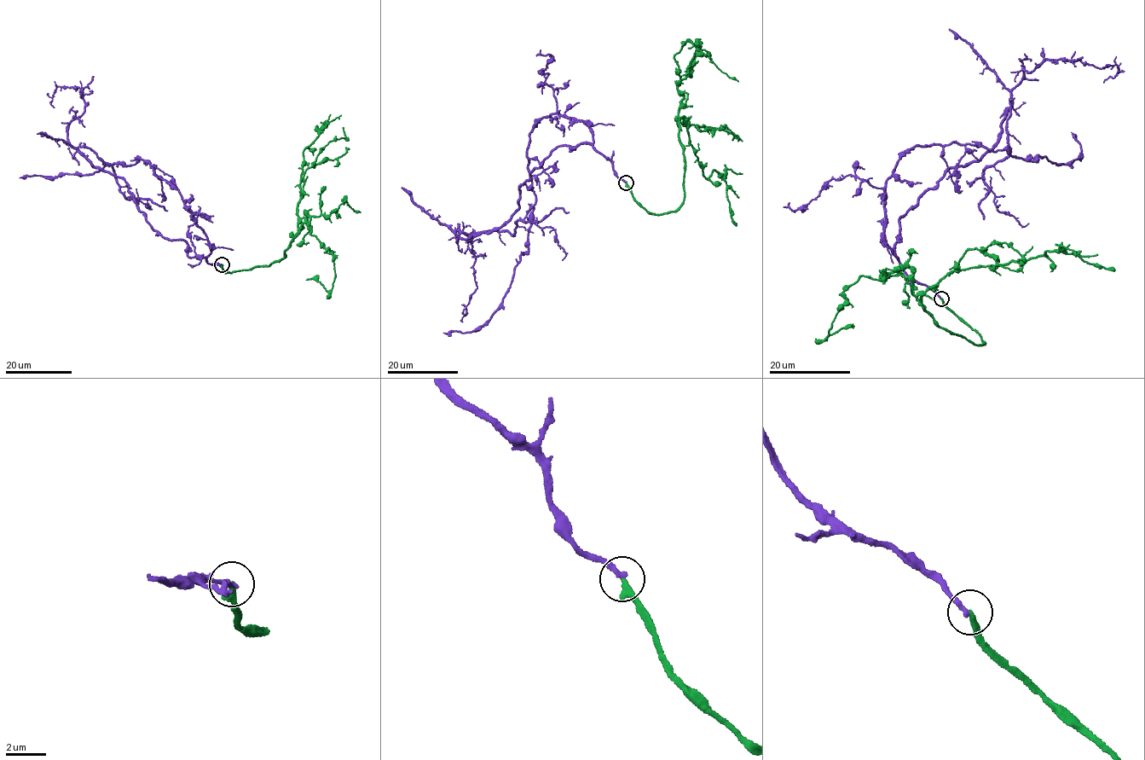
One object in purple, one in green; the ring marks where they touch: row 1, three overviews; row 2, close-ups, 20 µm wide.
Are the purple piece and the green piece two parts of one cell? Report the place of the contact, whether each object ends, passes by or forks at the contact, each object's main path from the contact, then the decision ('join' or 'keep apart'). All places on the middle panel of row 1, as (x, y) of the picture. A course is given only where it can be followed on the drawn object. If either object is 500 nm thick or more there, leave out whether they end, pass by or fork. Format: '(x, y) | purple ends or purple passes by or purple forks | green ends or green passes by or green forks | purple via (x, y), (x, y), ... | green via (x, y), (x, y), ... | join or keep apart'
(626, 182) | purple ends | green ends | purple via (626, 182), (591, 145), (556, 147), (519, 188), (518, 211), (457, 238), (471, 234), (477, 288), (466, 308) | green via (626, 183), (649, 211), (677, 211), (685, 195), (682, 117), (703, 176), (714, 171), (725, 182), (736, 225) | keep apart

